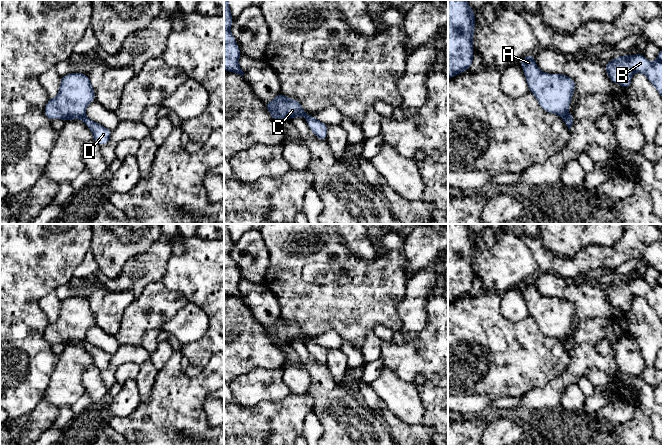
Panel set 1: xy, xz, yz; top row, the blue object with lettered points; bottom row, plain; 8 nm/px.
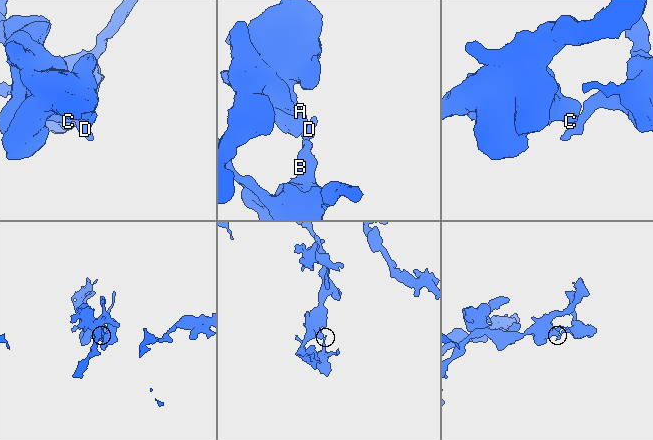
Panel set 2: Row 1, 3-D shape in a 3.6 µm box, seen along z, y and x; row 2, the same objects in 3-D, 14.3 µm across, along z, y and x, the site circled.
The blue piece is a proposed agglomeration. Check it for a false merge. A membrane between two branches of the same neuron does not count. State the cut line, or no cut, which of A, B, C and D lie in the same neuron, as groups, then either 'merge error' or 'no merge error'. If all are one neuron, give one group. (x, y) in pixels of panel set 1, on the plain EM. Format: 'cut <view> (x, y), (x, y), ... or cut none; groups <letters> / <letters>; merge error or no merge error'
cut yz (567, 338), (563, 342); groups A C / B D; merge error

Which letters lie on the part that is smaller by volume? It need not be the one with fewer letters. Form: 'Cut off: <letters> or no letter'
Cut off: B, D

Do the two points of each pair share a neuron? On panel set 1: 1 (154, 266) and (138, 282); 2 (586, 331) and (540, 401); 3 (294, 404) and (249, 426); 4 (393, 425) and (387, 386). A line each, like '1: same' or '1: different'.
1: same
2: same
3: same
4: different

